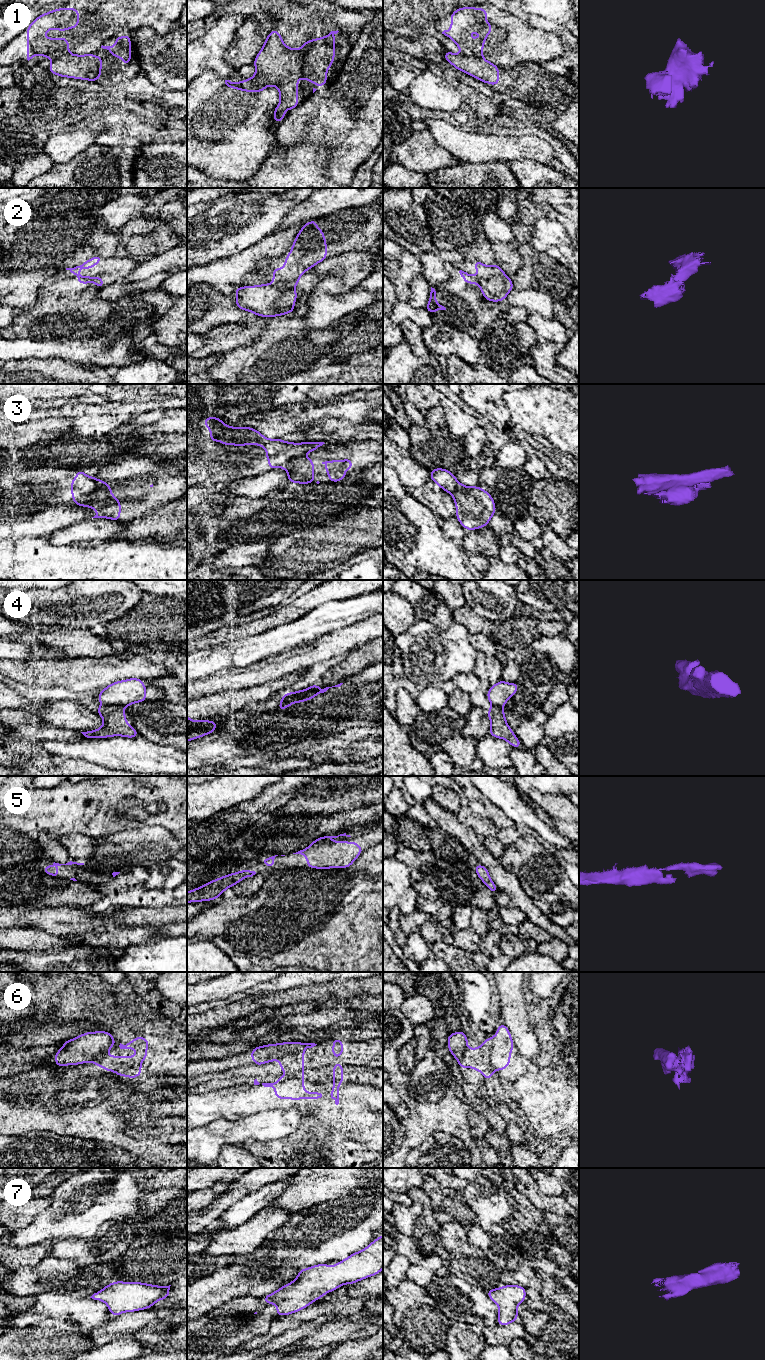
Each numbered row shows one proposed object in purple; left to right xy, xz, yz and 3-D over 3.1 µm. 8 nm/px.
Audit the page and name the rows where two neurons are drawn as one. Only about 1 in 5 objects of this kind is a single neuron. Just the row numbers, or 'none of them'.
1, 2, 3, 4, 6

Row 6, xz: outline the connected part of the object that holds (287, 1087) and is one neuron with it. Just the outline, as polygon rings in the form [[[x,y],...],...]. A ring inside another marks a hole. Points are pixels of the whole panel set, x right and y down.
[[[304,1050],[285,1055],[280,1062],[280,1070],[293,1072],[294,1076],[284,1074],[275,1083],[262,1083],[264,1087],[275,1088],[276,1099],[325,1099],[324,1092],[304,1091]]]

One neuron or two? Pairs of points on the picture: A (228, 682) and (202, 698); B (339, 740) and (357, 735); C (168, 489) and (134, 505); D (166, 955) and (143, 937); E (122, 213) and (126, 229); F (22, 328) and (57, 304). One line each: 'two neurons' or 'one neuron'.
A: one neuron
B: one neuron
C: one neuron
D: two neurons
E: two neurons
F: one neuron

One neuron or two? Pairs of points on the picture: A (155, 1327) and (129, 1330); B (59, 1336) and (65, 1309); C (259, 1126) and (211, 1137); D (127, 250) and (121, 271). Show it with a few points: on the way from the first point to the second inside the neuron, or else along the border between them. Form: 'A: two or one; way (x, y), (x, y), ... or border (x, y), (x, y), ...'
A: two; border (141, 1326), (132, 1336)
B: two; border (46, 1317), (72, 1320), (83, 1330)
C: one; way (247, 1129), (238, 1132), (223, 1132)
D: two; border (114, 255), (133, 258), (138, 263)

